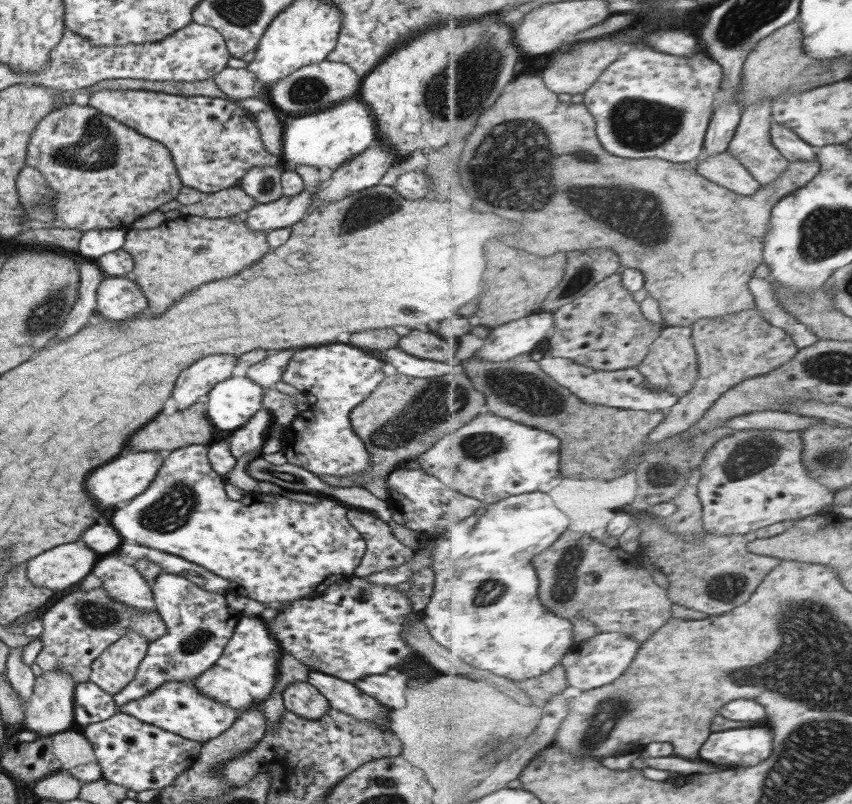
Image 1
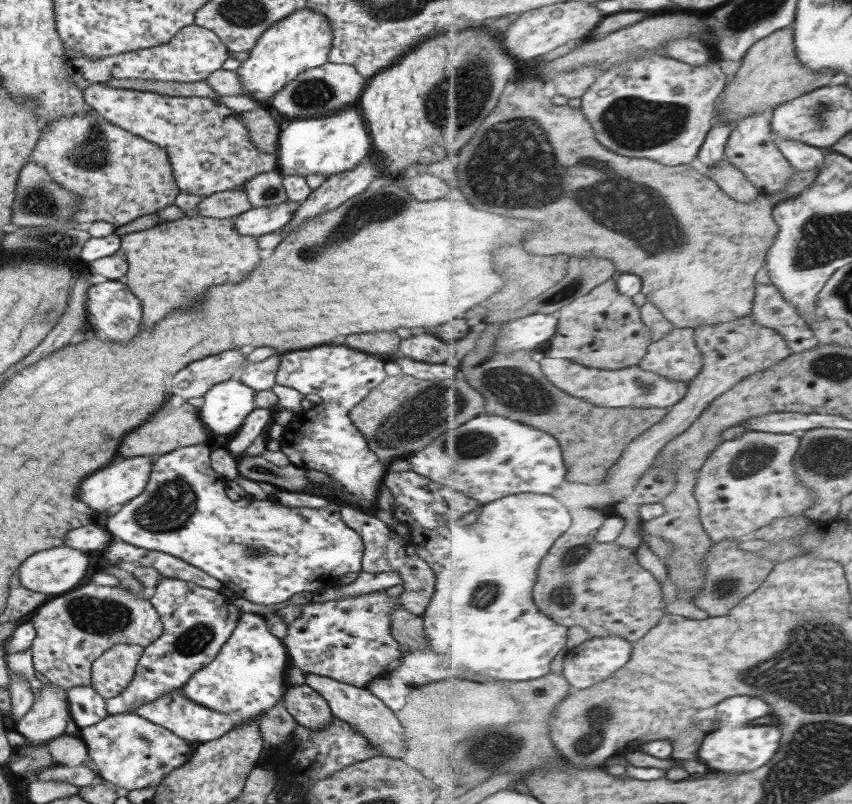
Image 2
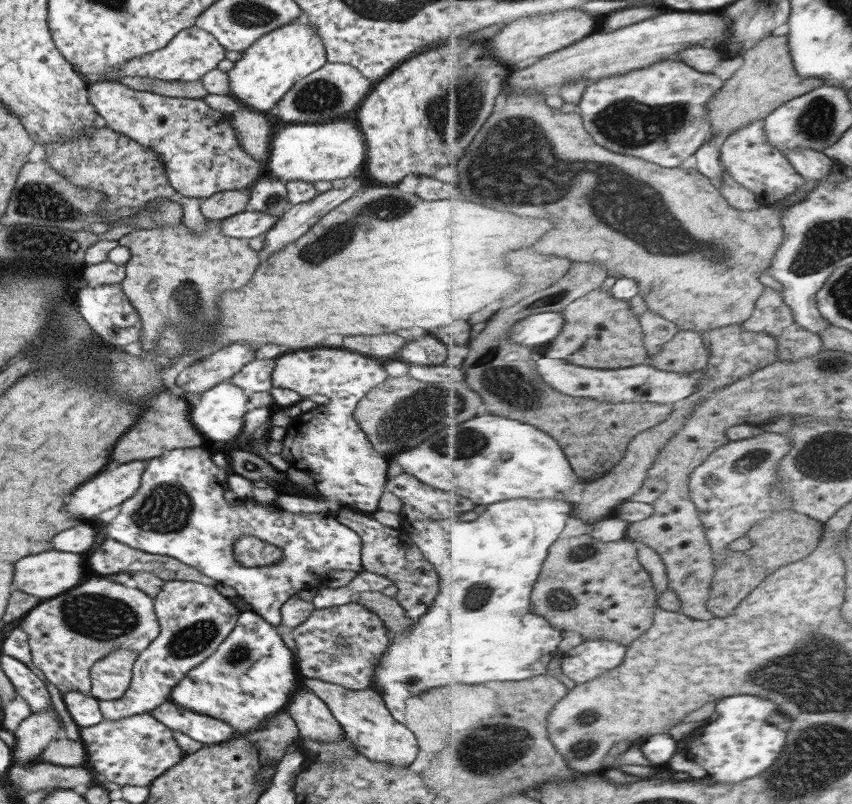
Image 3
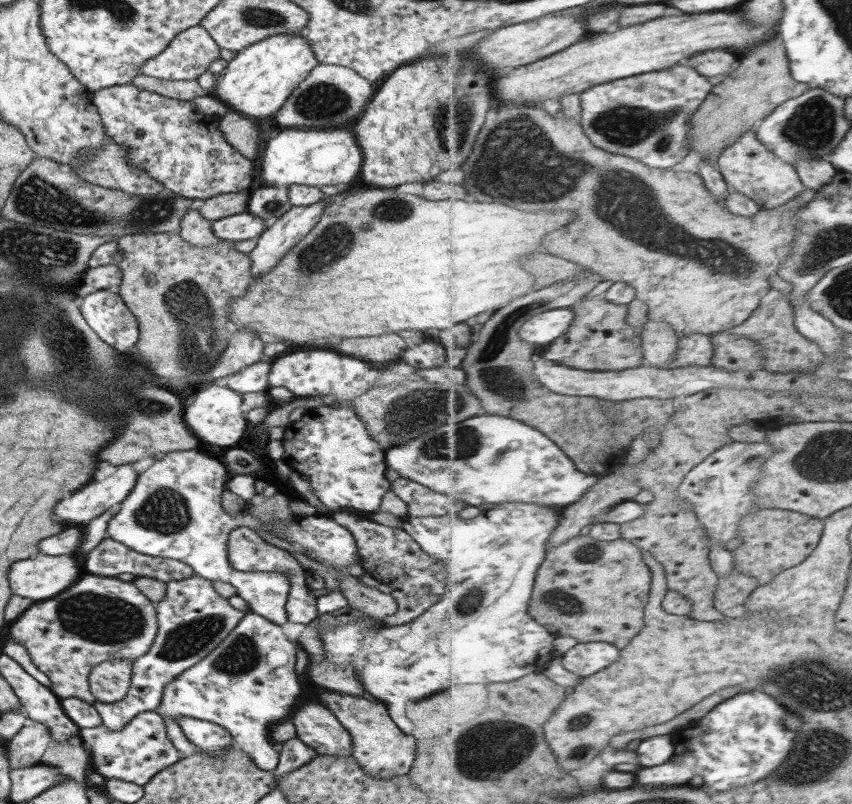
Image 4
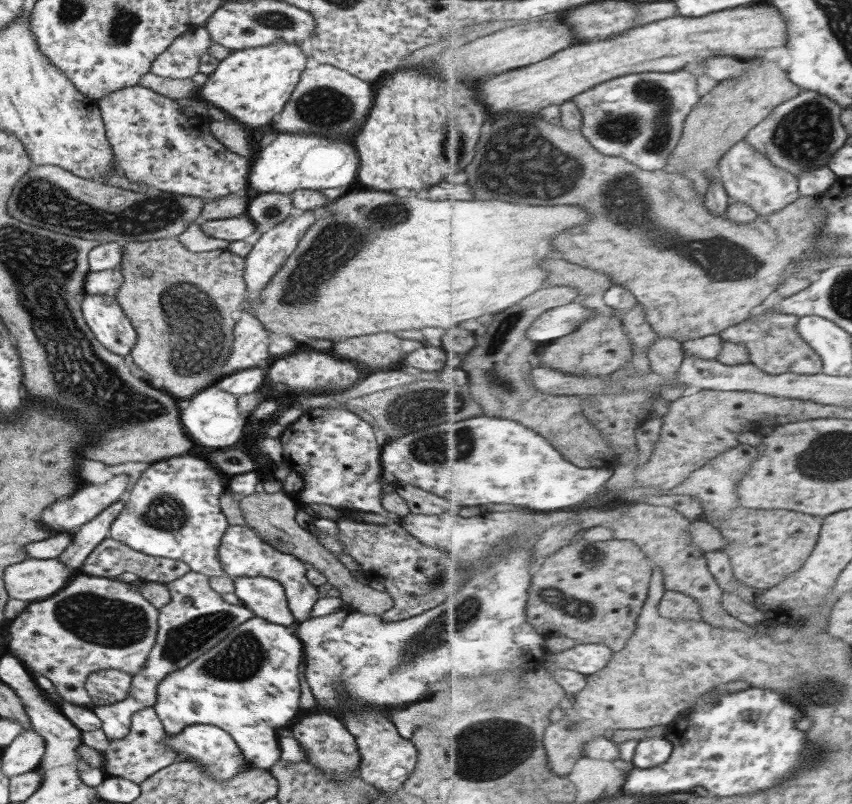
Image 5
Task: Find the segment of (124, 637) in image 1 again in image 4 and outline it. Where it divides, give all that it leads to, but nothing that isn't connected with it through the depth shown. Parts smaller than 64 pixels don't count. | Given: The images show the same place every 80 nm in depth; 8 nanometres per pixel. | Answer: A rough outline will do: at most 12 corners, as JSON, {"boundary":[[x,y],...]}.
{"boundary":[[131,661],[100,662],[88,672],[95,701],[121,700]]}

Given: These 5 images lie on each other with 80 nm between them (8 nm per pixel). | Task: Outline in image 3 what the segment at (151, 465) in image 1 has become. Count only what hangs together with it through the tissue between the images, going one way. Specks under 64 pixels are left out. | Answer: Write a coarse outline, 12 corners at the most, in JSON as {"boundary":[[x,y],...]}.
{"boundary":[[143,461],[101,470],[79,486],[67,512],[93,521],[122,504],[140,485]]}

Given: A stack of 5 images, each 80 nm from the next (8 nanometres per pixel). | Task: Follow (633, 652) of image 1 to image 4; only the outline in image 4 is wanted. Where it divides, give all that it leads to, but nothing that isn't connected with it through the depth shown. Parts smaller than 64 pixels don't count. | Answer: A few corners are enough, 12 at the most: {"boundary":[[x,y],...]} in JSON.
{"boundary":[[579,643],[560,655],[579,676],[600,673],[620,659],[613,643]]}

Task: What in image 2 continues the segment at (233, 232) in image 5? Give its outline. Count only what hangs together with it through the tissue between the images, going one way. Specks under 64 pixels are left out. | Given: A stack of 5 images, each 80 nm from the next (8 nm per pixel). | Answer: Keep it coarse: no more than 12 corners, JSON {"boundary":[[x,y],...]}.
{"boundary":[[300,202],[255,207],[234,217],[234,229],[258,237],[291,220]]}

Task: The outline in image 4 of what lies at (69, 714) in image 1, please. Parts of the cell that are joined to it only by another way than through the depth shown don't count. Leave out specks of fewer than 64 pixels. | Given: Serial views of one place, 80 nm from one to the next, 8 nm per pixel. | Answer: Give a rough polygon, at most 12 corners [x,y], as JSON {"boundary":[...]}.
{"boundary":[[27,720],[4,744],[9,770],[40,764],[49,729]]}

